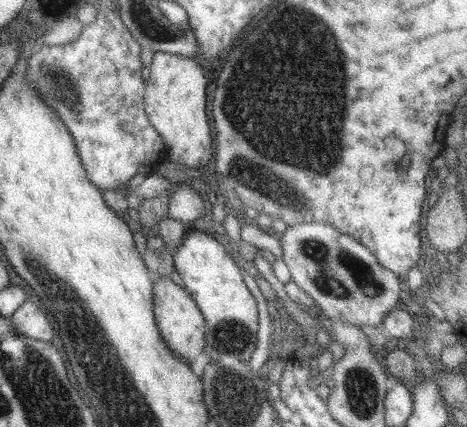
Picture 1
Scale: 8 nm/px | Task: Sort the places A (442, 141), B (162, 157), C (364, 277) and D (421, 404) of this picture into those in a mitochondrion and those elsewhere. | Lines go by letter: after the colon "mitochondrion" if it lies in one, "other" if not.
A: other
B: other
C: mitochondrion
D: other

